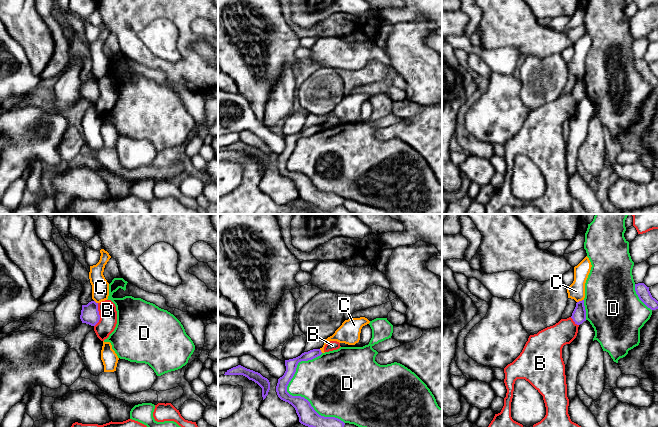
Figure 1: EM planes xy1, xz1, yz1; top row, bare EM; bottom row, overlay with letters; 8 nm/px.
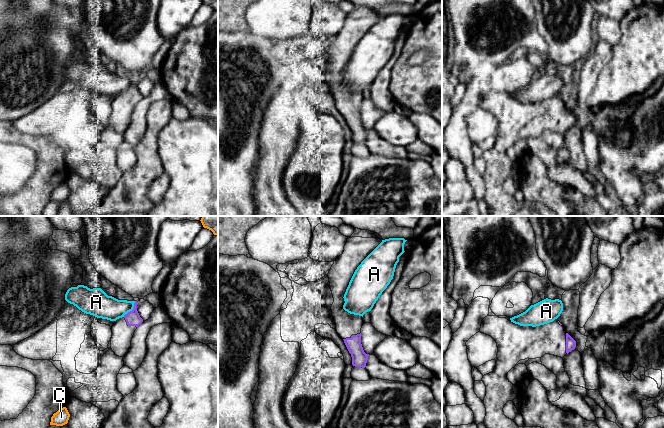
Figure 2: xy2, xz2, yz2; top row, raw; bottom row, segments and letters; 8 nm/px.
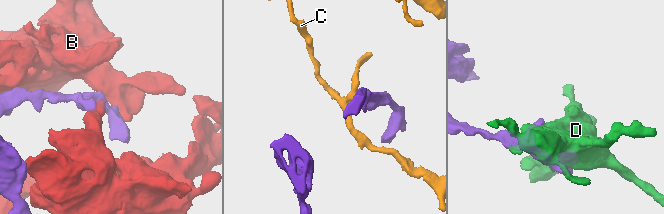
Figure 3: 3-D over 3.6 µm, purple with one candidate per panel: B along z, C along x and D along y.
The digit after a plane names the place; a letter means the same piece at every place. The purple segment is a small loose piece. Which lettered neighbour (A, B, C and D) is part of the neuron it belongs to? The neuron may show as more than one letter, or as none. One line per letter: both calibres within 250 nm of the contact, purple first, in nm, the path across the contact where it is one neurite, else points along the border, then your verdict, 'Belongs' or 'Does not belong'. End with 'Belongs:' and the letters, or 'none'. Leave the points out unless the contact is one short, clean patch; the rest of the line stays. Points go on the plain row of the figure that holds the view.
A: Thickness 120 nm (purple) against 190 nm. Boundary: xy2 (135, 77), (134, 83), (123, 92). Does not belong
B: Thickness 140 nm (purple) against 140 nm. Does not belong
C: Thickness 110 nm (purple) against 140 nm. Boundary: yz1 (583, 75), (577, 78). Does not belong
D: Thickness 150 nm (purple) against 460 nm. Does not belong
Belongs: none

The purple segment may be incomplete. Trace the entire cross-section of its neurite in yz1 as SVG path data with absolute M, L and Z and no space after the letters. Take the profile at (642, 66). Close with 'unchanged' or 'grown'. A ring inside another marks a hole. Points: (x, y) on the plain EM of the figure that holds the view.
M644 59L635 60L635 67L639 75L651 86L658 85L658 77L652 73L649 63Z | unchanged

